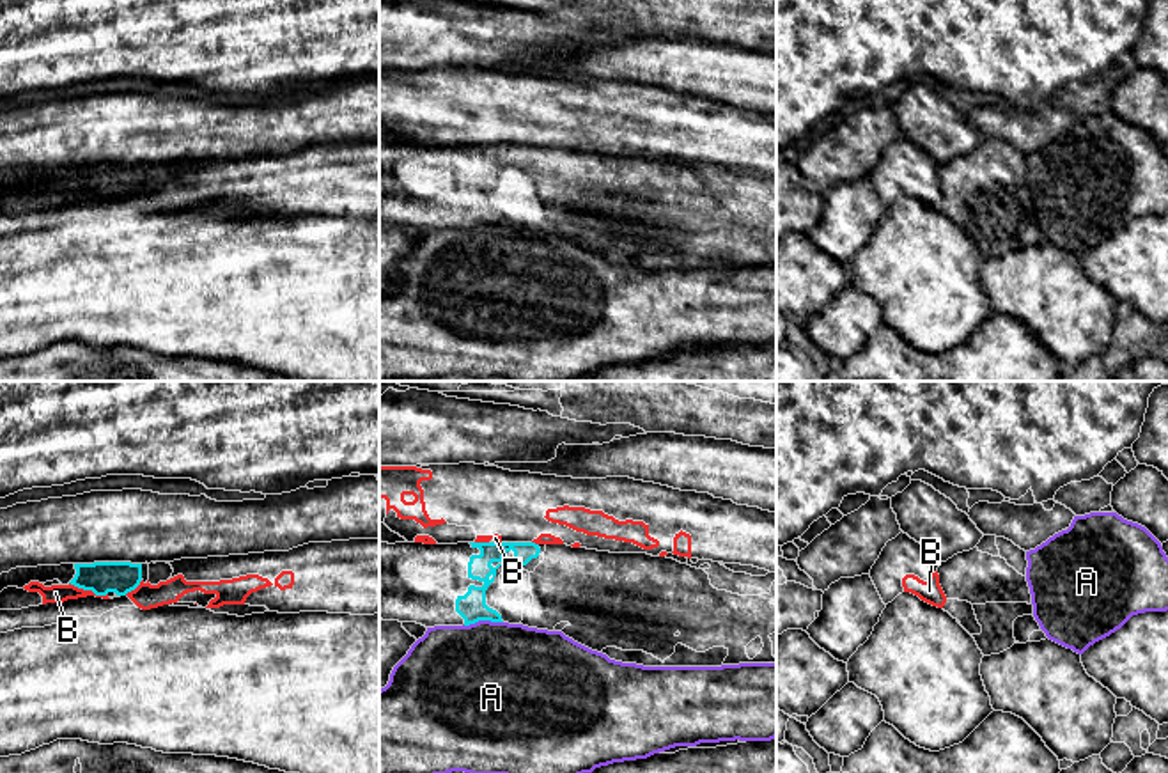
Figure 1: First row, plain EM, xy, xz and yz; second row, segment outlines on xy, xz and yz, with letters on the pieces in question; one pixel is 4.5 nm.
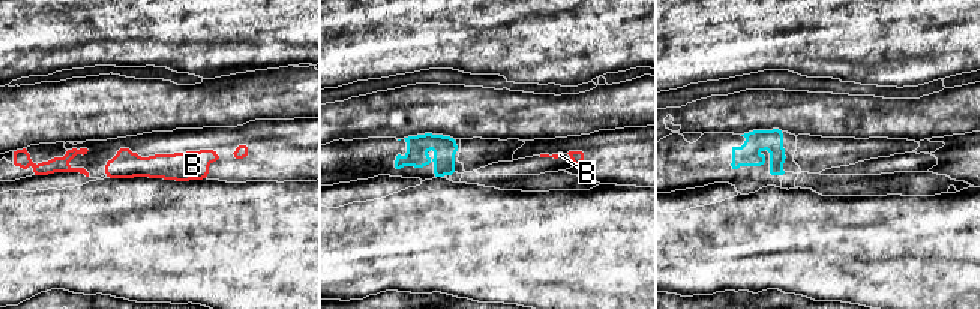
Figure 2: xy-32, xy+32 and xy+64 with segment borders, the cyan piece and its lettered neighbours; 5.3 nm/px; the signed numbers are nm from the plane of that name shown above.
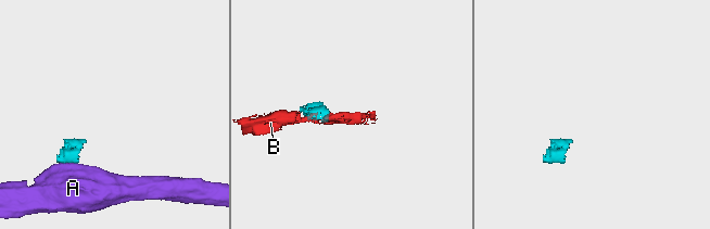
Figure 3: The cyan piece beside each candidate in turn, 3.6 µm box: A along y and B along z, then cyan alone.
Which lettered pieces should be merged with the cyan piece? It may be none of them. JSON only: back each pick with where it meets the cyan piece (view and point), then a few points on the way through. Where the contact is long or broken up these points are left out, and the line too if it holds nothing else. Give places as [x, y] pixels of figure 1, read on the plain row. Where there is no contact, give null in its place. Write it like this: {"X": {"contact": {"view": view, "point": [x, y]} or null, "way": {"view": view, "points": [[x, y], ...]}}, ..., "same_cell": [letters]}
{"same_cell": []}

